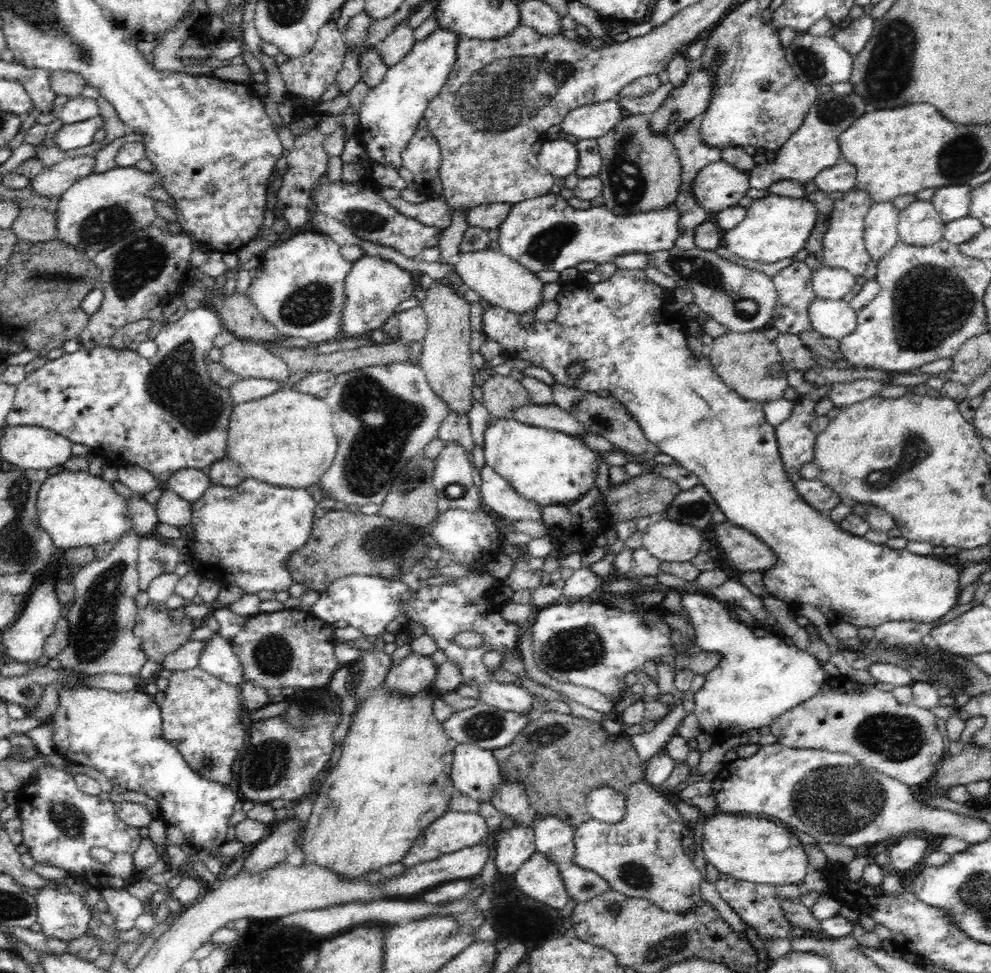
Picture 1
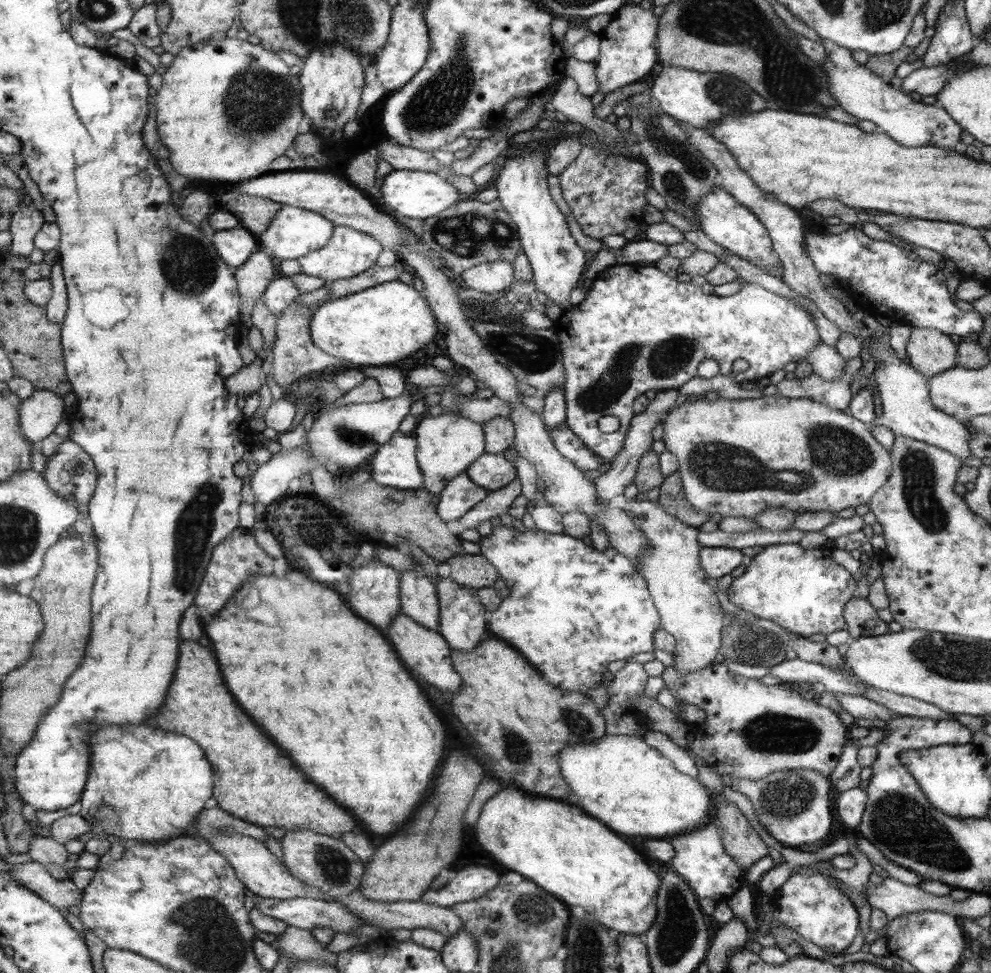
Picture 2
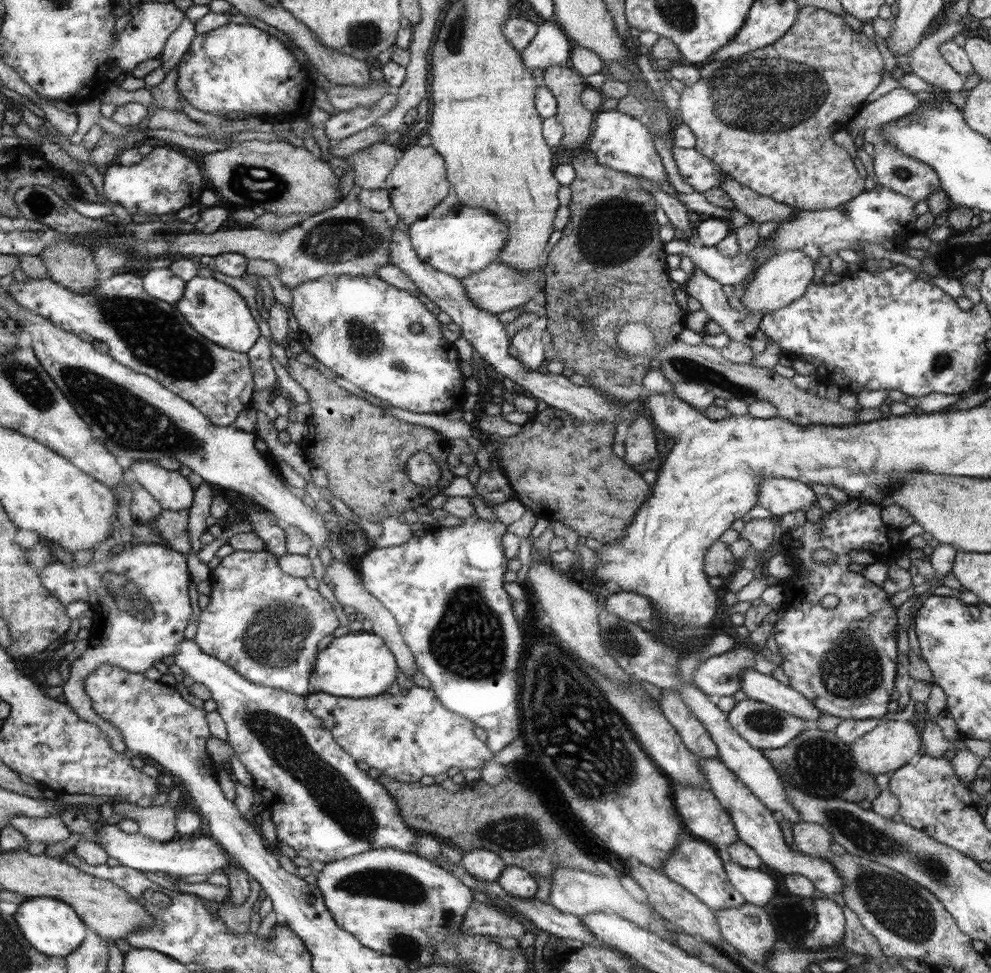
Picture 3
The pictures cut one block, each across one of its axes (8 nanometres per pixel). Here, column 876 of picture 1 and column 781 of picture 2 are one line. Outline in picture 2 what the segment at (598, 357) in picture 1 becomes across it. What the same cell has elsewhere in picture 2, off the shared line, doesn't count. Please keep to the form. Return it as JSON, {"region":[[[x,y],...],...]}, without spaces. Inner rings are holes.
{"region":[[[794,543],[764,547],[764,551],[752,558],[745,572],[734,578],[726,595],[734,606],[809,637],[846,631],[845,605],[854,598],[854,592],[856,582],[852,574],[834,562],[830,546],[804,549]]]}

